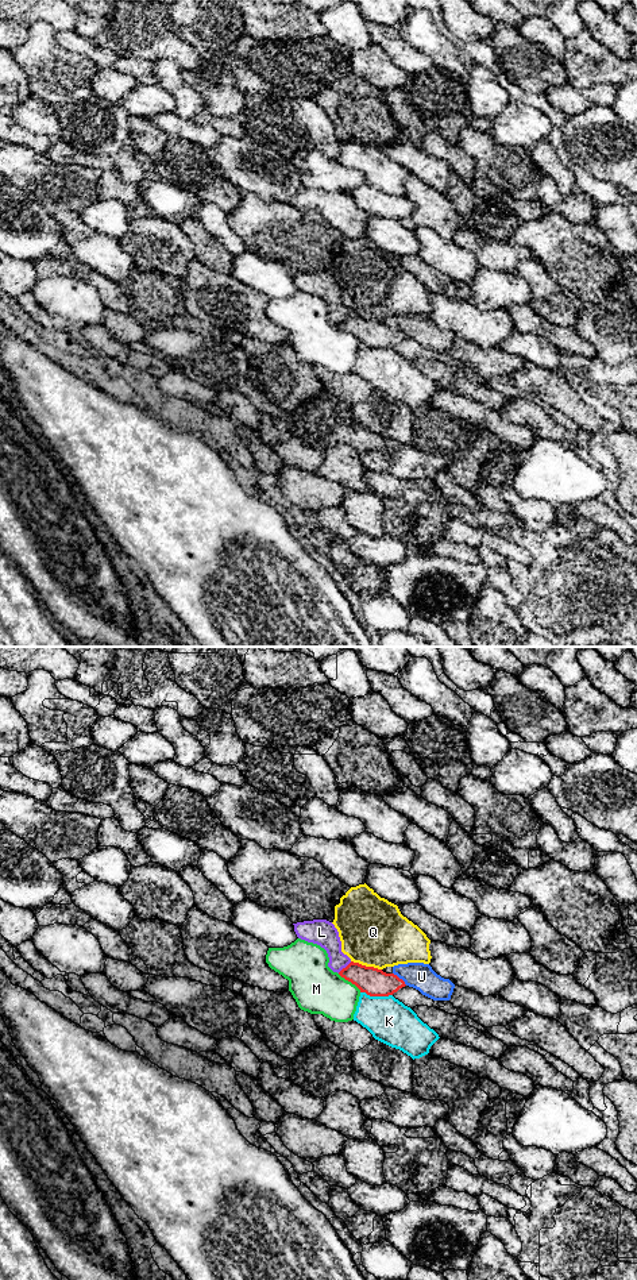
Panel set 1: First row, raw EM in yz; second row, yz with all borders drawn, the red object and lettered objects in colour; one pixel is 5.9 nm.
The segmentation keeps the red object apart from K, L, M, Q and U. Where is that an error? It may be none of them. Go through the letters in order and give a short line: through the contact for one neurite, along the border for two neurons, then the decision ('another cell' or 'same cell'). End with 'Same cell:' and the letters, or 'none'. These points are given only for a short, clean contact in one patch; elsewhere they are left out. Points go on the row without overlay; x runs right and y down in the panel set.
K: another cell
L: another cell
M: another cell
Q: another cell
U: another cell
Same cell: none

